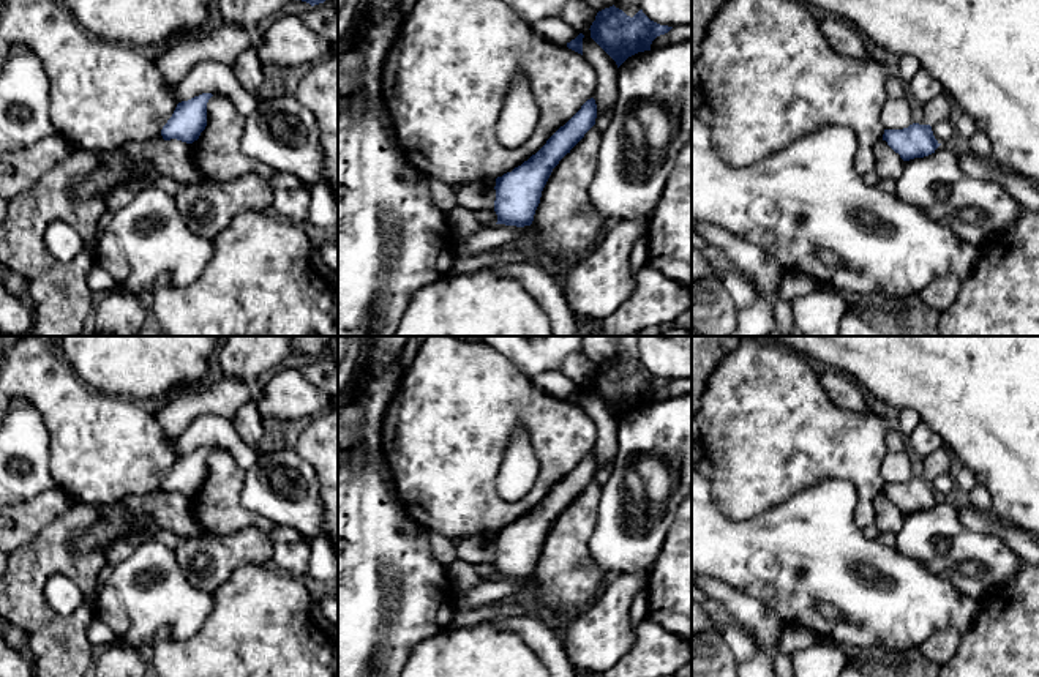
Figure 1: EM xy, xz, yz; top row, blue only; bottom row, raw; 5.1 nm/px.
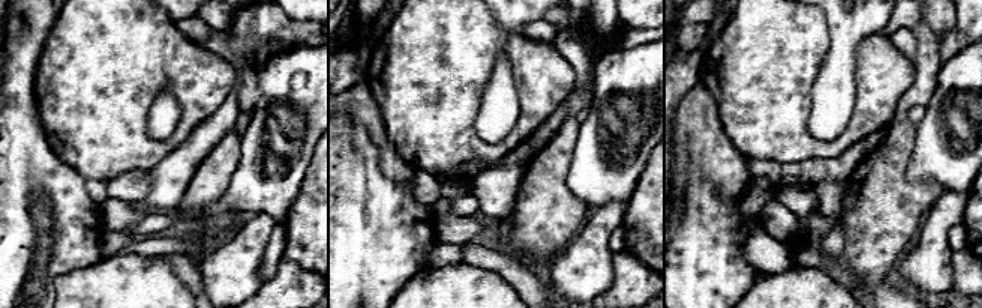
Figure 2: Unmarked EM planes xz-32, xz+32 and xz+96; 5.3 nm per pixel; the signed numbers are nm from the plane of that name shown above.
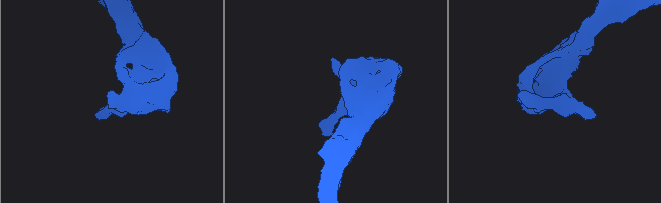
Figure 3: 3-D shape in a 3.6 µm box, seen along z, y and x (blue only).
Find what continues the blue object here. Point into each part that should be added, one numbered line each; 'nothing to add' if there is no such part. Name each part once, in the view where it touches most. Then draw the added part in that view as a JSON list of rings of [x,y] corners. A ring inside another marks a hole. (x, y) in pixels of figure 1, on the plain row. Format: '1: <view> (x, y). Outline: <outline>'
nothing to add

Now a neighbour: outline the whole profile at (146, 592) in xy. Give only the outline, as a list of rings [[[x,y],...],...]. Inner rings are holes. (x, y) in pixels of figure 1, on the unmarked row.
[[[156,540],[111,568],[96,593],[96,619],[136,649],[152,645],[164,627],[178,641],[193,638],[212,608],[212,593],[193,587],[174,549]]]

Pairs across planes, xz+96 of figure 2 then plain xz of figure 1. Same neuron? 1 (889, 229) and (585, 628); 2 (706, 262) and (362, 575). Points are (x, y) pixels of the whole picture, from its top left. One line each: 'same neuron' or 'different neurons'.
1: different neurons
2: same neuron

